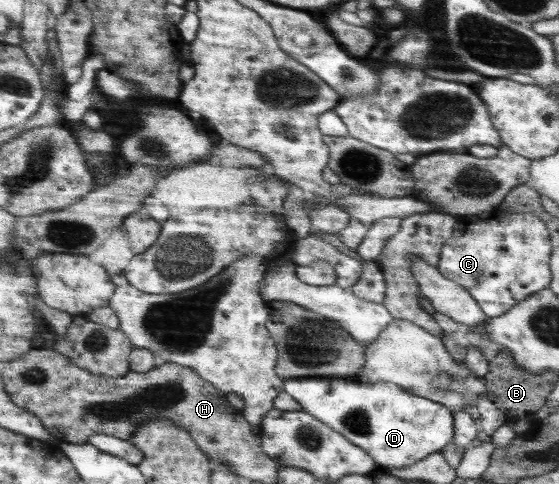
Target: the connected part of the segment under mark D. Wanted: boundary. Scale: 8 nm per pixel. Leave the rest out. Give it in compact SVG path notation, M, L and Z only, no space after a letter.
M288 379L283 392L291 395L309 415L364 449L379 467L412 466L431 453L441 451L455 433L449 408L387 381L353 383L343 379Z

